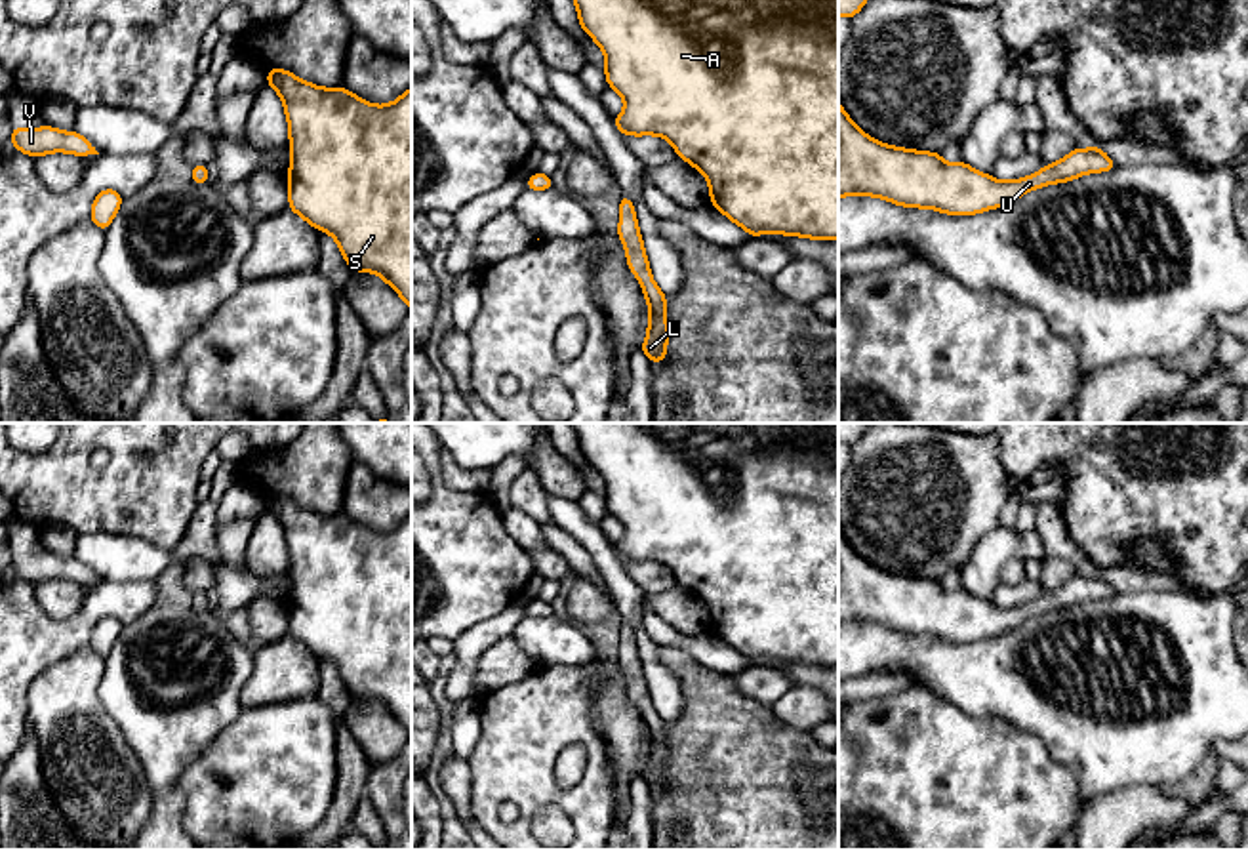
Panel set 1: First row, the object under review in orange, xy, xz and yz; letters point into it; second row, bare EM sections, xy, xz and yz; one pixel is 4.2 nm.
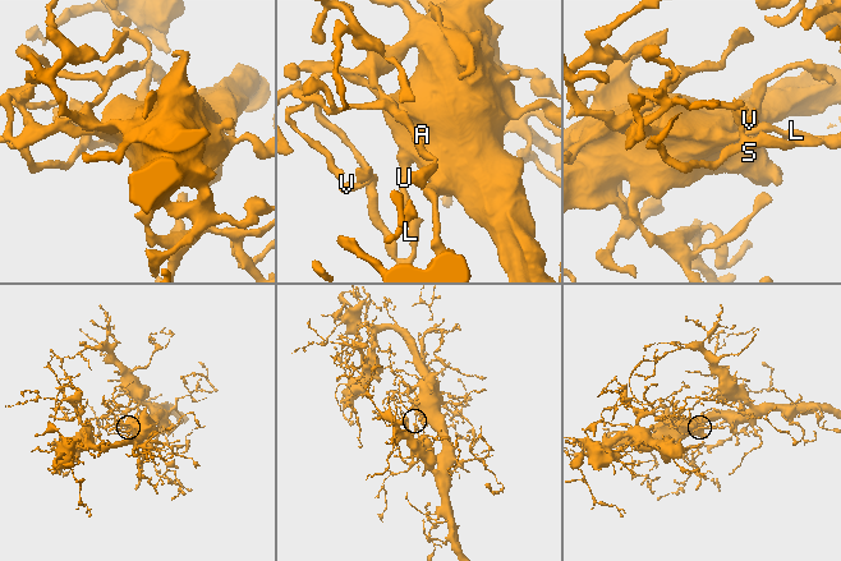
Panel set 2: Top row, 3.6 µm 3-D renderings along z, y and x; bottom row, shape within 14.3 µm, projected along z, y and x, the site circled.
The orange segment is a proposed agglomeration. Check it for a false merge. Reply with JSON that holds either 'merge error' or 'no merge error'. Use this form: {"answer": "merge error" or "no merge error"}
{"answer": "no merge error"}

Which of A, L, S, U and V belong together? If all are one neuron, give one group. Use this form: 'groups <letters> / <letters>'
groups A L S U V

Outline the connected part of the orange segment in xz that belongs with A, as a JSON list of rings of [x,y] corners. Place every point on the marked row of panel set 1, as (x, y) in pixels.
[[[574,0],[574,4],[581,29],[604,51],[608,86],[625,101],[625,111],[614,118],[617,132],[671,141],[678,158],[707,177],[711,204],[749,236],[777,233],[838,240],[838,0]]]

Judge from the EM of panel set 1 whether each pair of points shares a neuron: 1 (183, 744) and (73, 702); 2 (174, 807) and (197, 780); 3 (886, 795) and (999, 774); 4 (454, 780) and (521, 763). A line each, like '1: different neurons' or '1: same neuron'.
1: different neurons
2: different neurons
3: same neuron
4: different neurons

